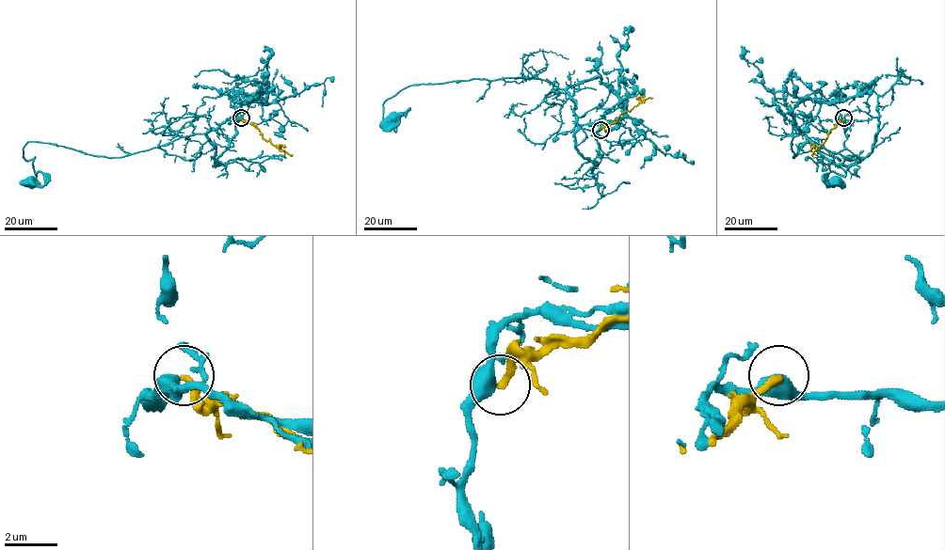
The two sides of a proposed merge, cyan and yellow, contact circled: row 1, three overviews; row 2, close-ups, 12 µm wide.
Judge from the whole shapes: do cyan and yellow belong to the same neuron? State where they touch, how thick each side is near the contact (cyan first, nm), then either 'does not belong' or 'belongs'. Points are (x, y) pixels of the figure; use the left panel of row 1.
at (241, 117); 460 nm thick on the cyan side, 240 nm on the other; does not belong

